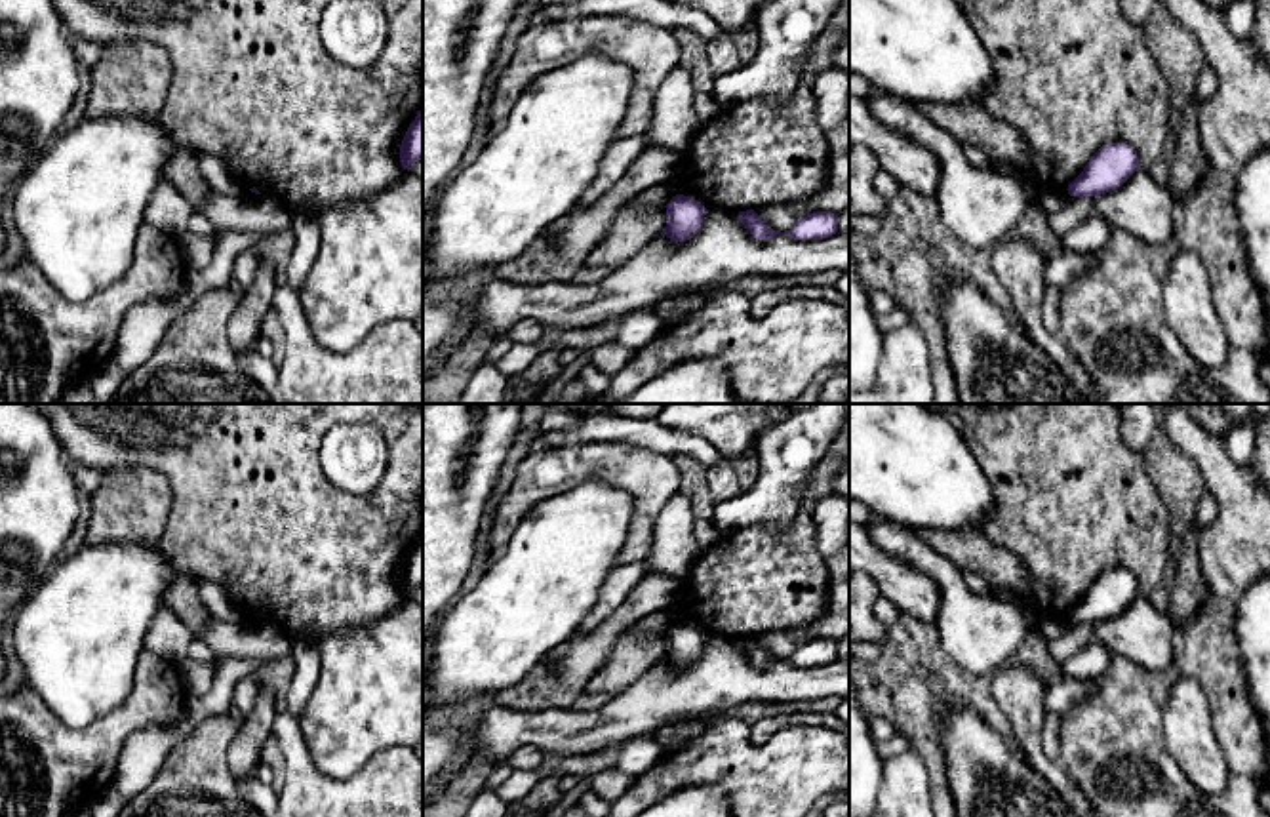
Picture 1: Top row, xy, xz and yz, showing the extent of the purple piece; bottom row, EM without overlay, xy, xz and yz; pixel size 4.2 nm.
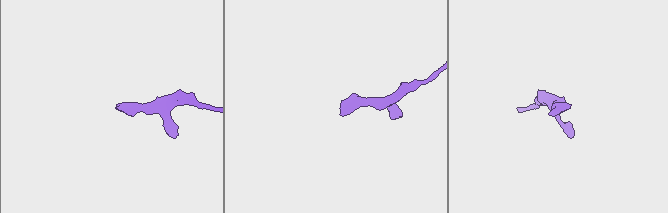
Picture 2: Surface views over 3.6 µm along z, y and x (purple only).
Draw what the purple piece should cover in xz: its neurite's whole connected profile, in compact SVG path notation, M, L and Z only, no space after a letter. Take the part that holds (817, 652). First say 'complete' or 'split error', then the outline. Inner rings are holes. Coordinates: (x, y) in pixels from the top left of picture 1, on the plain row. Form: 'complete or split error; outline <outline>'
complete; outline M754 636L739 638L739 646L754 665L790 663L794 667L823 667L838 659L838 642L813 638L796 648L790 657L773 657Z

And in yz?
complete; outline M1106 569L1068 611L1070 623L1101 623L1121 613L1141 596L1137 577L1127 569Z

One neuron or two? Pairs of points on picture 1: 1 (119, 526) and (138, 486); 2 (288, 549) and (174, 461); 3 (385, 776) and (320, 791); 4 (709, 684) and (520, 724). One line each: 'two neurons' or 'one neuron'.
1: one neuron
2: one neuron
3: one neuron
4: one neuron

